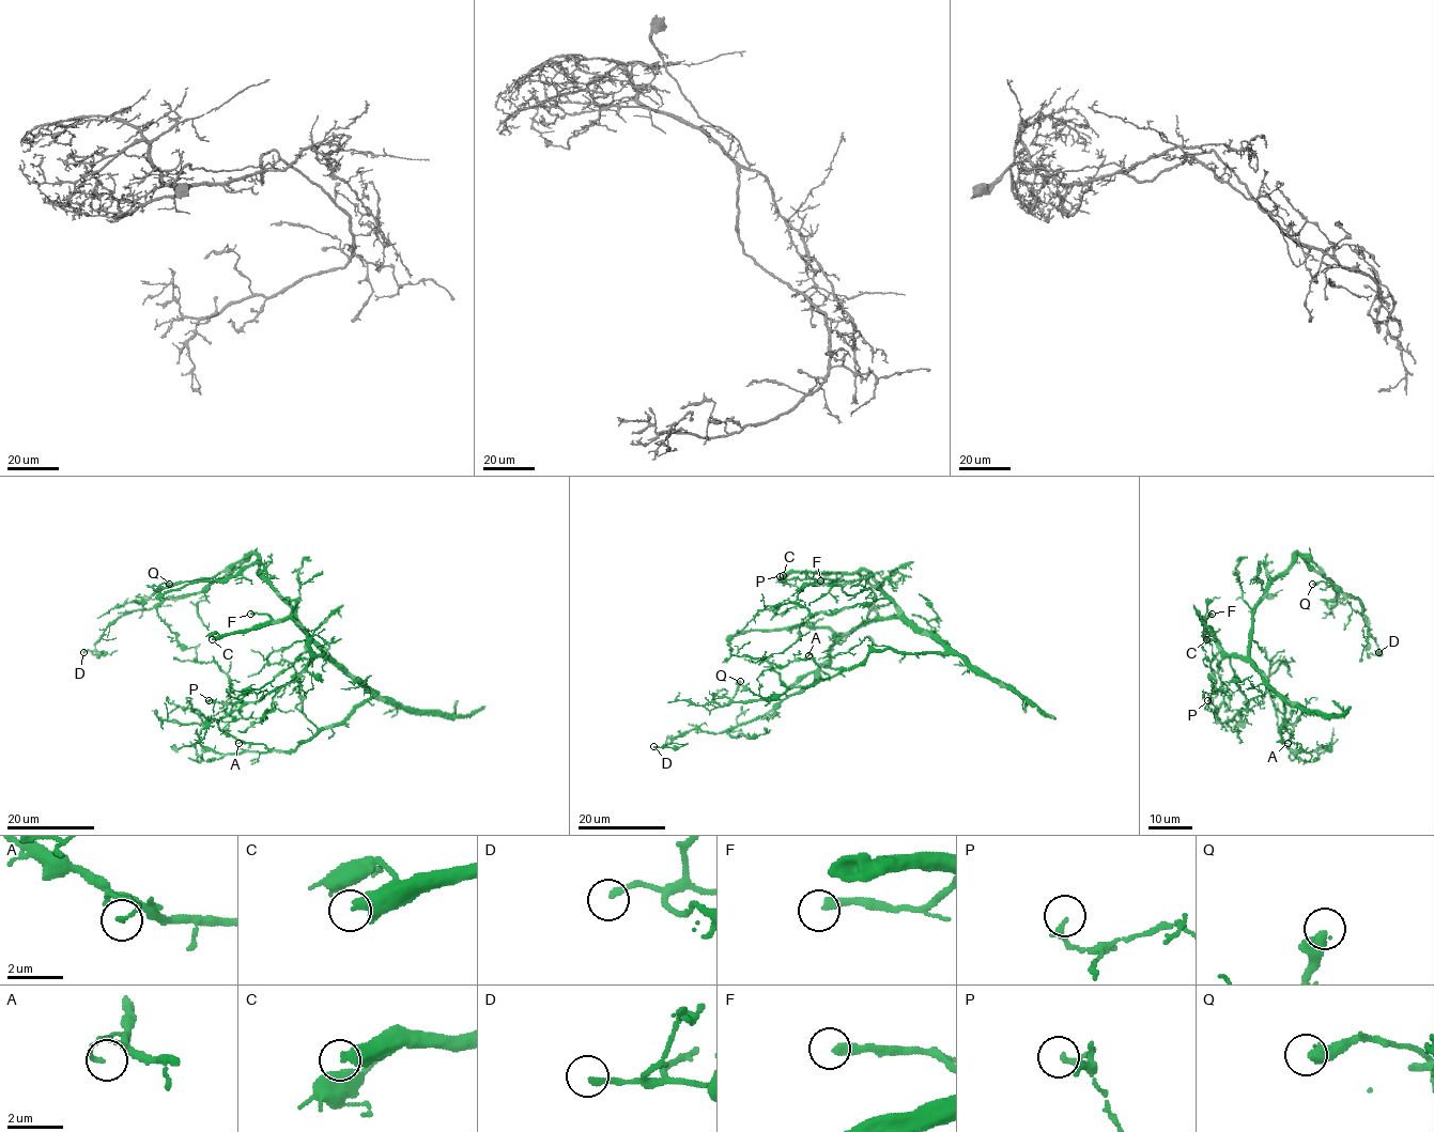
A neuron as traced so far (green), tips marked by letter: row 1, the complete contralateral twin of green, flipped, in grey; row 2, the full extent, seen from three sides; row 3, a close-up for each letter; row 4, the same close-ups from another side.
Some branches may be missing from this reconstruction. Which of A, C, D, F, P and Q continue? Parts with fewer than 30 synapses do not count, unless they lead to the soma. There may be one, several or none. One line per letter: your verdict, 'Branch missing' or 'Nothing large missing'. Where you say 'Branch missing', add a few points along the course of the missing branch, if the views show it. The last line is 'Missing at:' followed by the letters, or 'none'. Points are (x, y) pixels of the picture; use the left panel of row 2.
A: Nothing large missing
C: Branch missing. Course of what is missing: (212, 639), (166, 669), (149, 668), (116, 700), (114, 711), (122, 720)
D: Nothing large missing
F: Branch missing. Course of what is missing: (250, 614), (228, 608), (215, 616), (209, 611), (201, 617), (199, 614)
P: Nothing large missing
Q: Nothing large missing
Missing at: C, F

